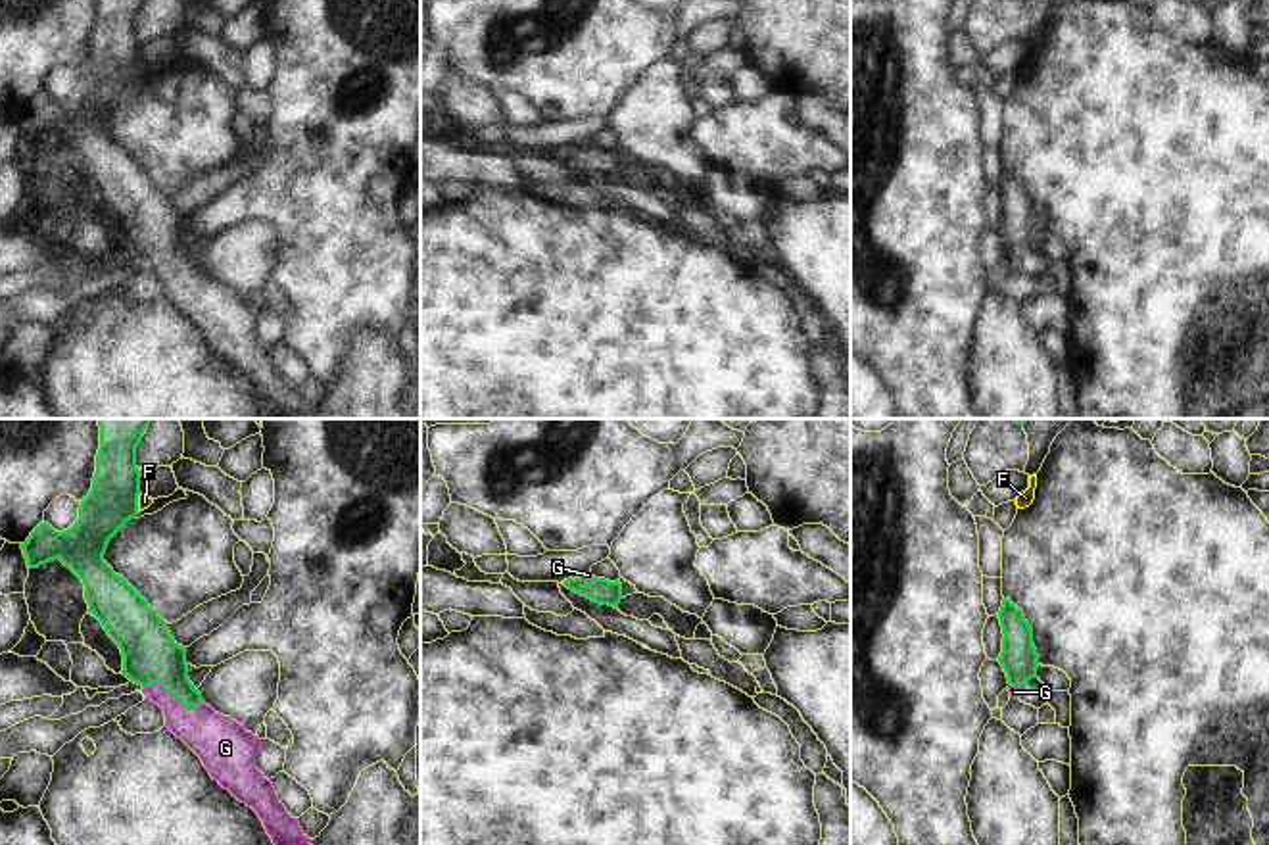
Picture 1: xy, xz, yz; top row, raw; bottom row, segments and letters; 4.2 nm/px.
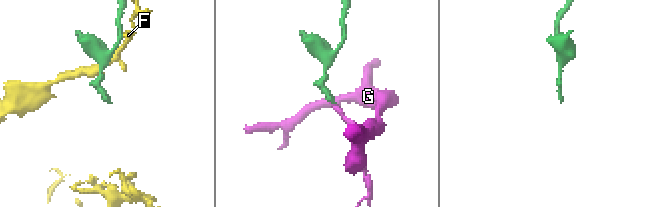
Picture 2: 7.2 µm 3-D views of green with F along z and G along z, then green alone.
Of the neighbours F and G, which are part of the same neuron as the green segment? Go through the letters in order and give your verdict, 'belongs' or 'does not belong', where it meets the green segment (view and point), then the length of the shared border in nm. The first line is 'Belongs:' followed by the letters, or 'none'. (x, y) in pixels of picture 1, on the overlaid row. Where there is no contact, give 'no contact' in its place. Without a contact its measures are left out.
Belongs: G
F: does not belong; meets green in xy at (137, 504); contact 80 nm long
G: belongs; meets green in xy at (171, 696); contact 260 nm long

